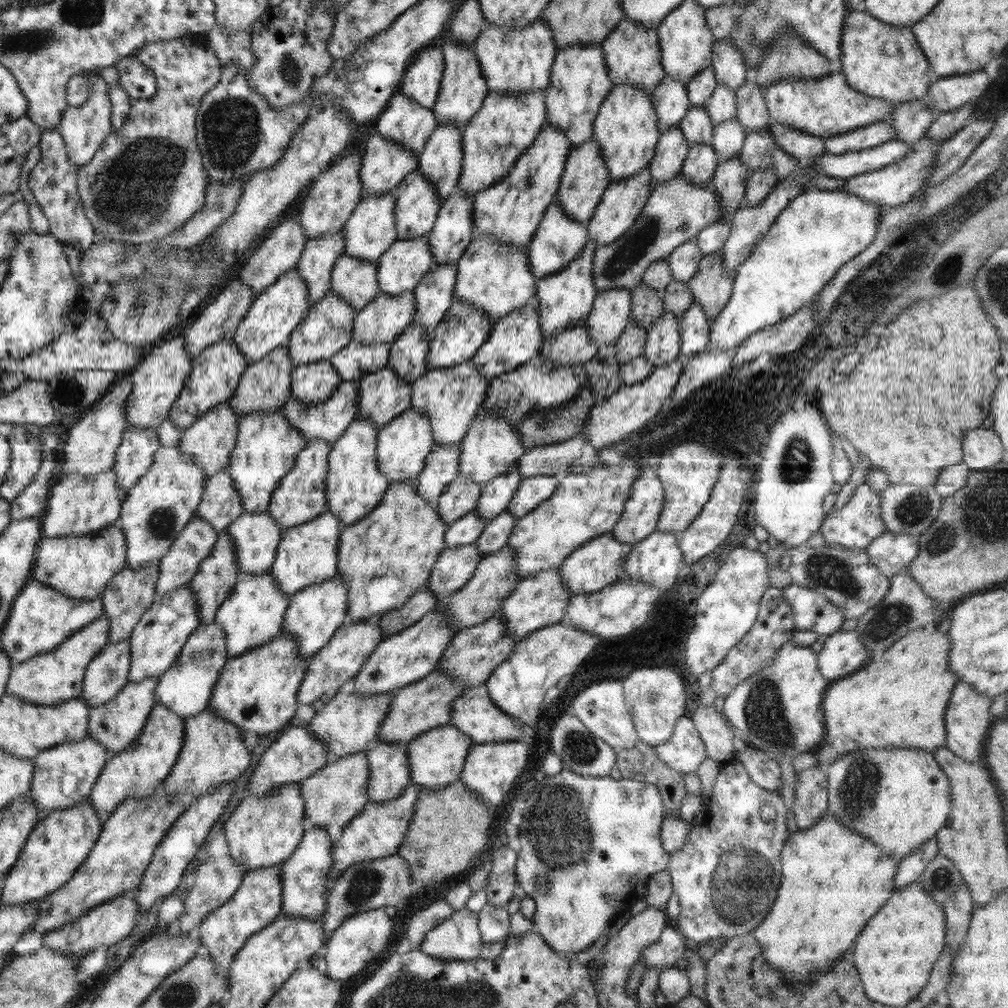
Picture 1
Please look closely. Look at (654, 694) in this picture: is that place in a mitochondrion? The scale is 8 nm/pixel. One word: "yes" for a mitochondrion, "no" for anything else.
yes

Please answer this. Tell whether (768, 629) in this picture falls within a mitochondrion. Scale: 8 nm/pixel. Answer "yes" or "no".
no

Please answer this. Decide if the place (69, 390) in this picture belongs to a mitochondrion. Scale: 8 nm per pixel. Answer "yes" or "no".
yes

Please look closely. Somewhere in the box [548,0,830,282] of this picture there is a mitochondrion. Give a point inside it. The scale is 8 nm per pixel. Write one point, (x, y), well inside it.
(753, 40)

